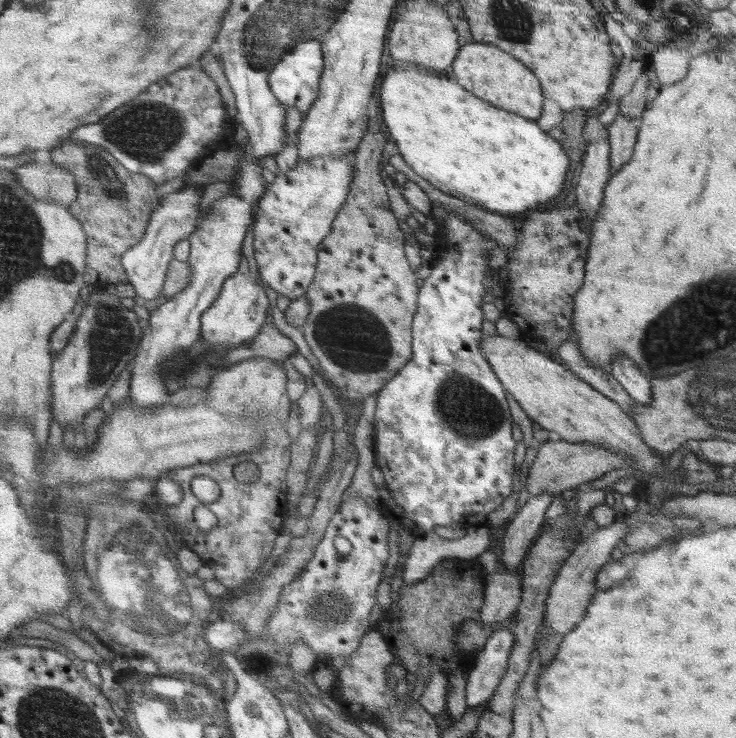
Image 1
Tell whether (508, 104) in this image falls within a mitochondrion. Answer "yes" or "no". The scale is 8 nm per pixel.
no

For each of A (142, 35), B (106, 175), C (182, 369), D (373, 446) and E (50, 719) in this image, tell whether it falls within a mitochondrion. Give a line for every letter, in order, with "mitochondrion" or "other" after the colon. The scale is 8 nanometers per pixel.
A: other
B: mitochondrion
C: mitochondrion
D: other
E: mitochondrion

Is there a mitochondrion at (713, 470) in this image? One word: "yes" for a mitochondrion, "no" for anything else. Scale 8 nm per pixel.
no

